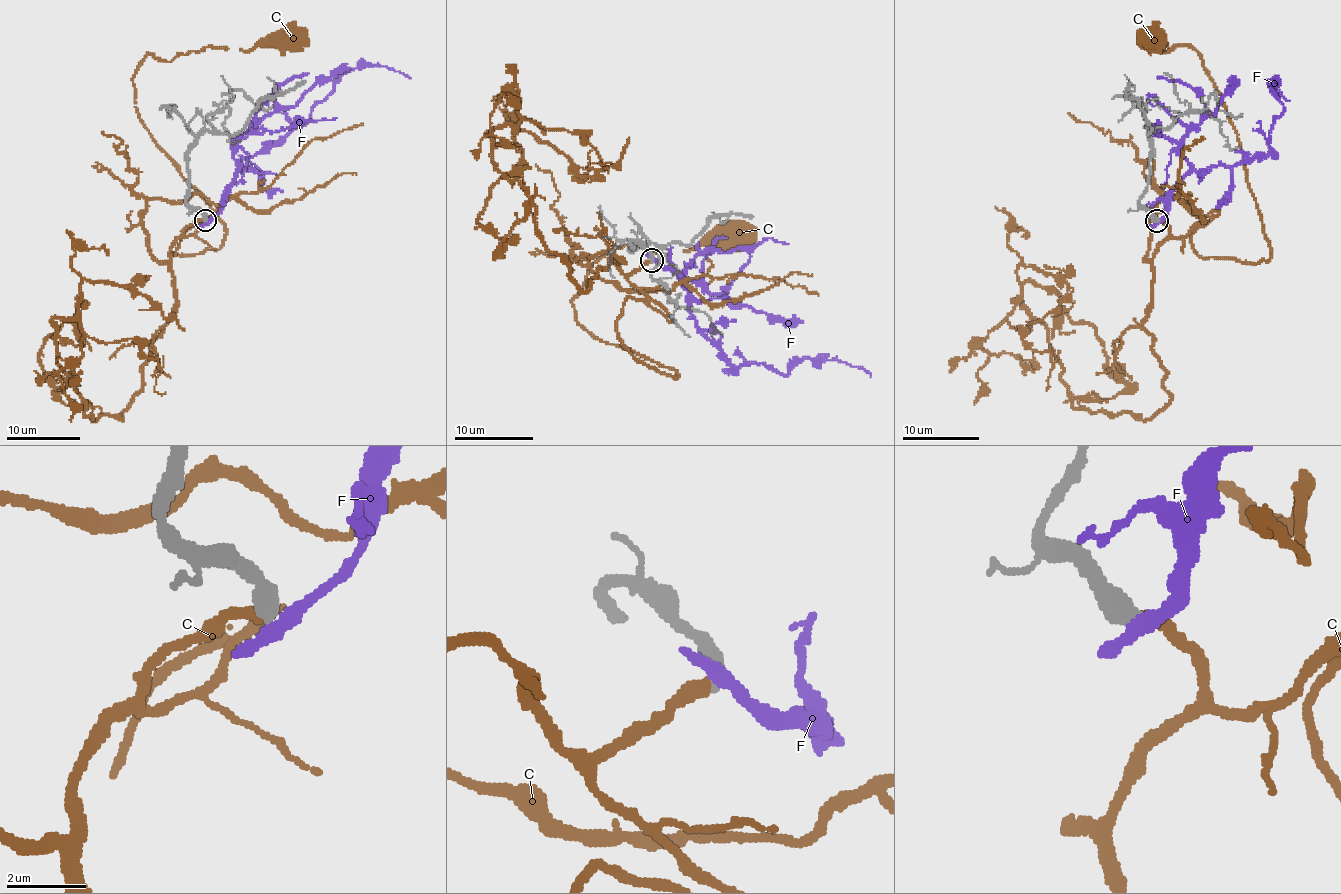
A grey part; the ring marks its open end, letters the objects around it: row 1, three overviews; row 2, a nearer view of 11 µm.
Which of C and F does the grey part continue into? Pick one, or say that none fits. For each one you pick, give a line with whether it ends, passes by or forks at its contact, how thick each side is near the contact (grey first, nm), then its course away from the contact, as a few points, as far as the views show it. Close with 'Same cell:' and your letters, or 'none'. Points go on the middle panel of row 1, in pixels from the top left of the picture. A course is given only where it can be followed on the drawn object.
C: It ends there. Thickness 500 nm (grey) against 320 nm. Its course: (651, 260), (617, 338), (674, 377), (572, 304), (608, 251), (736, 234)
Same cell: C

